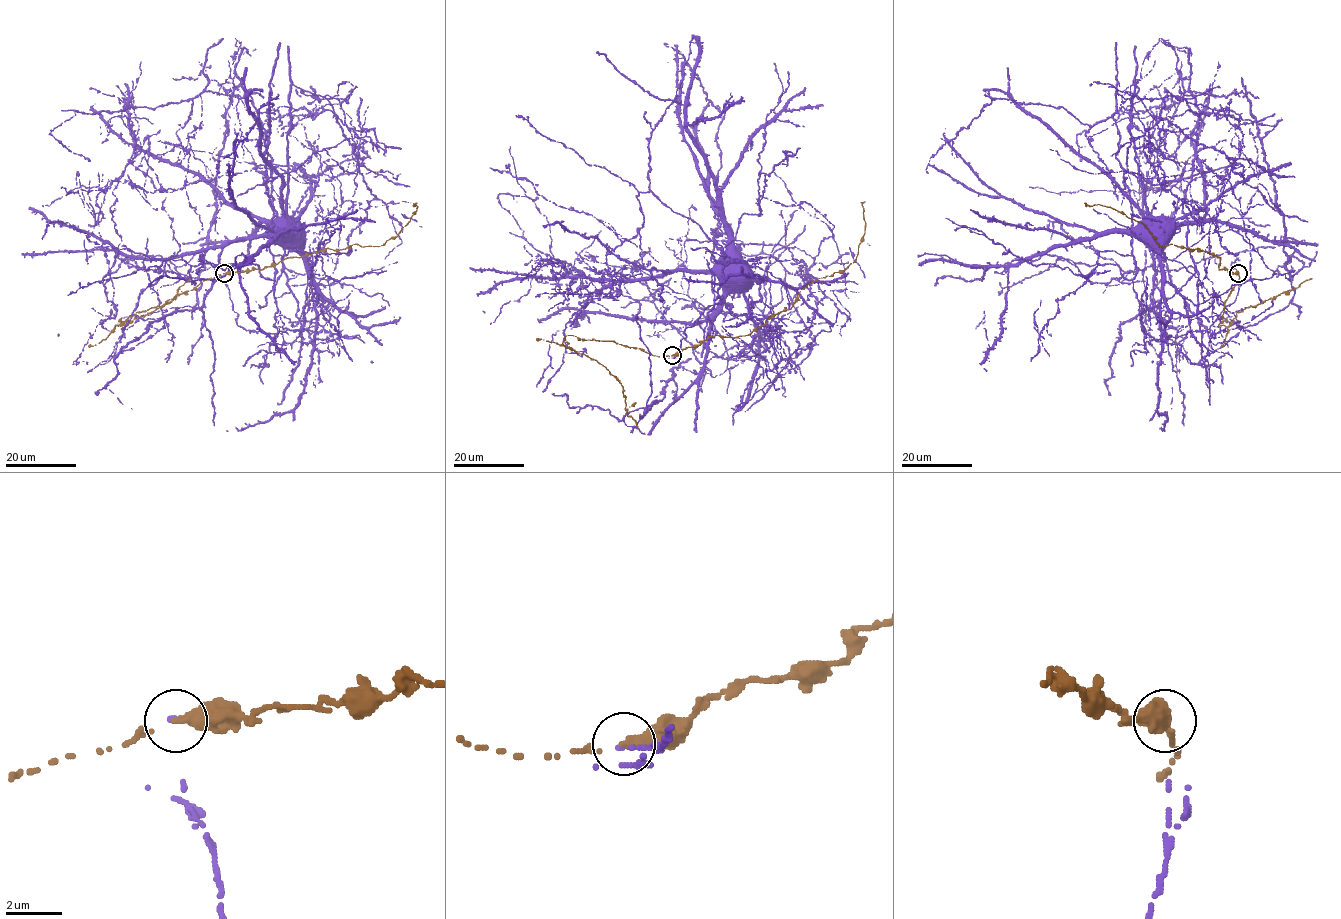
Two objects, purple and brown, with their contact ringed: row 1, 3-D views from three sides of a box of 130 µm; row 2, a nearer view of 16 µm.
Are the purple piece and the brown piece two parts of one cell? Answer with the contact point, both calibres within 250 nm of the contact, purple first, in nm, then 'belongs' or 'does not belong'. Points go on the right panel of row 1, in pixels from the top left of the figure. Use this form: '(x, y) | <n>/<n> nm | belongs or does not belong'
(1238, 273) | 110/280 nm | does not belong

